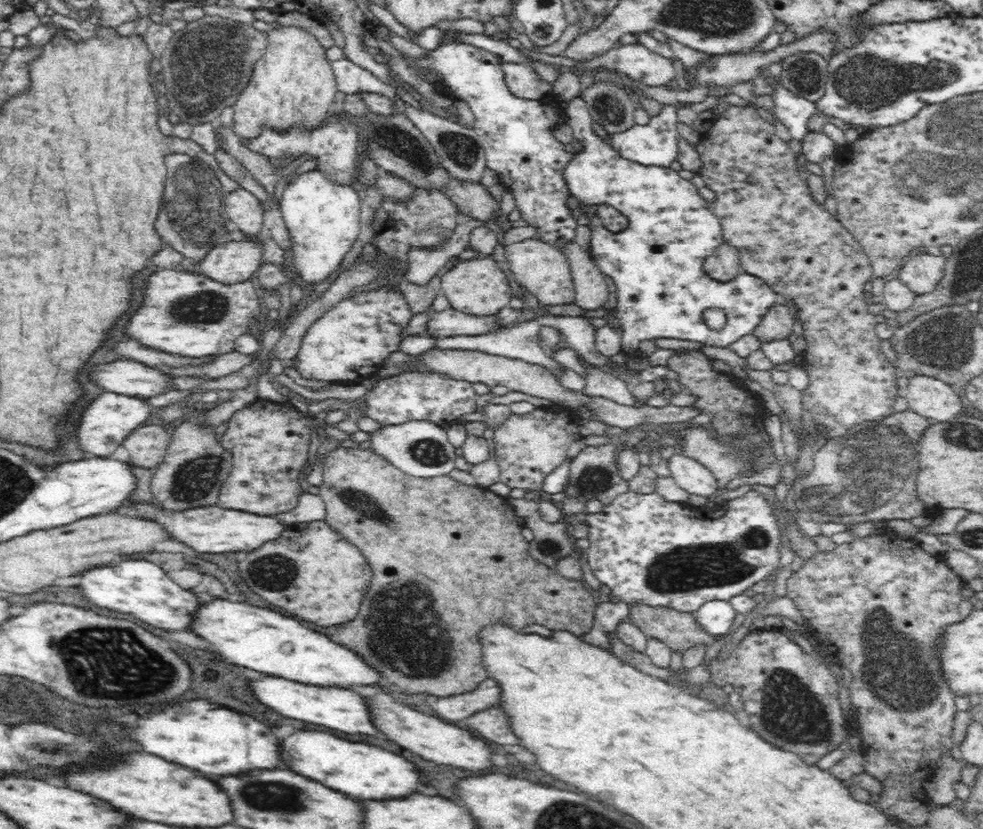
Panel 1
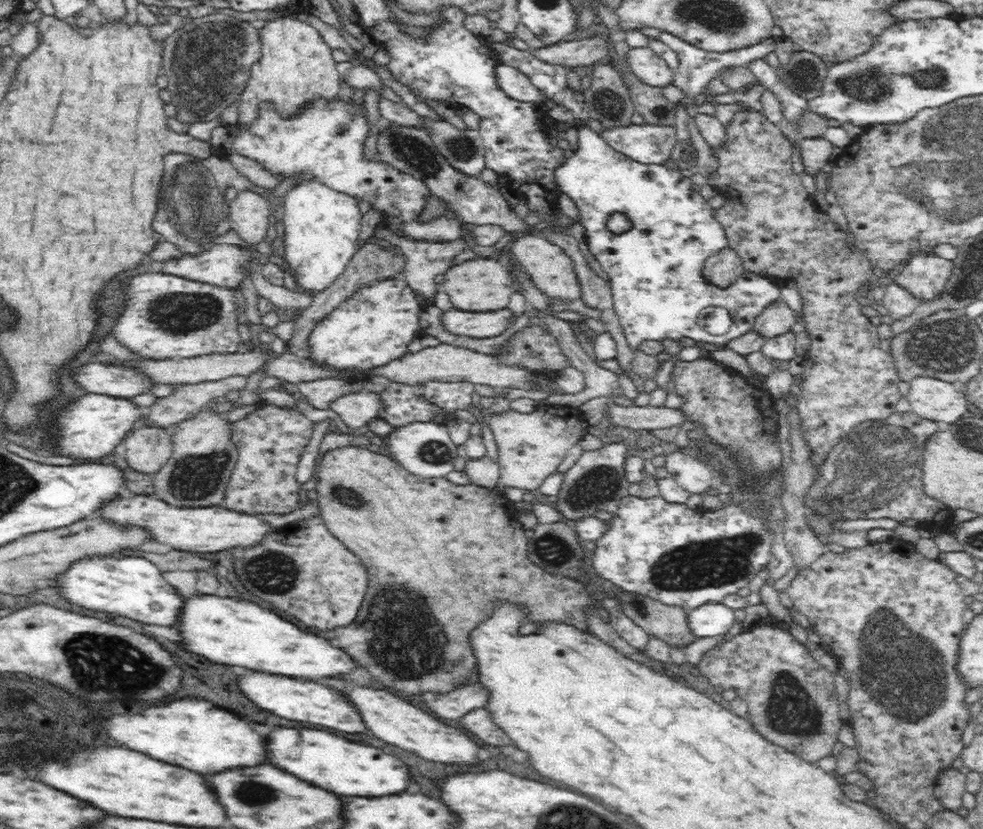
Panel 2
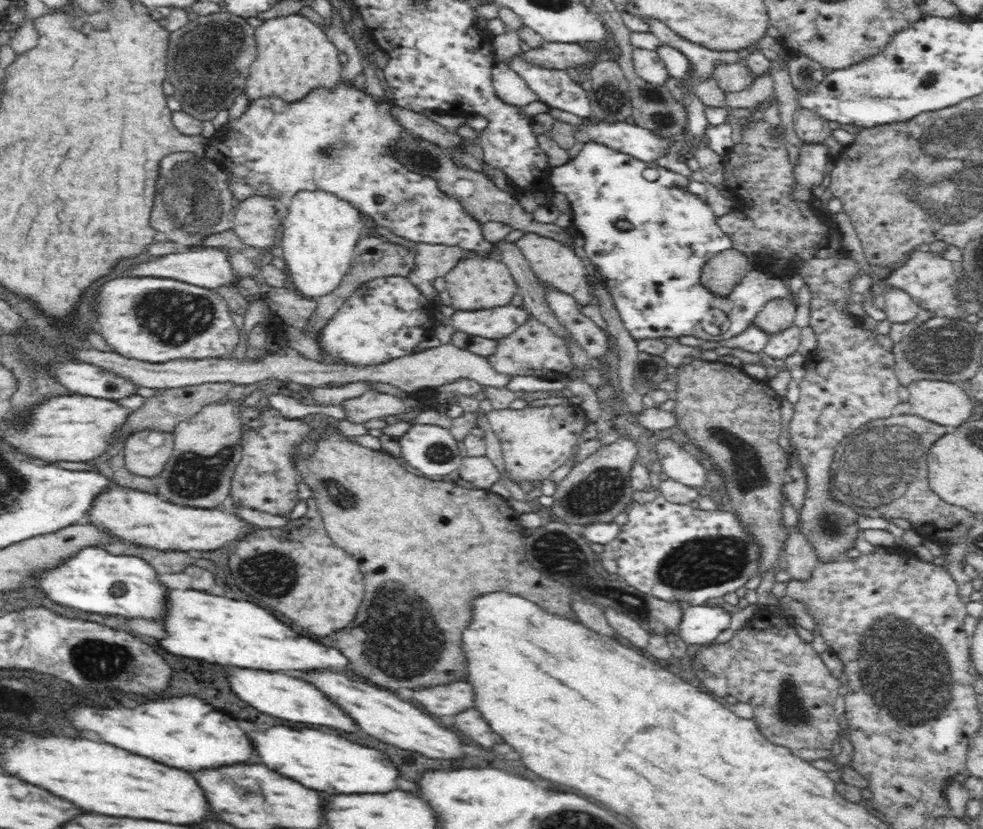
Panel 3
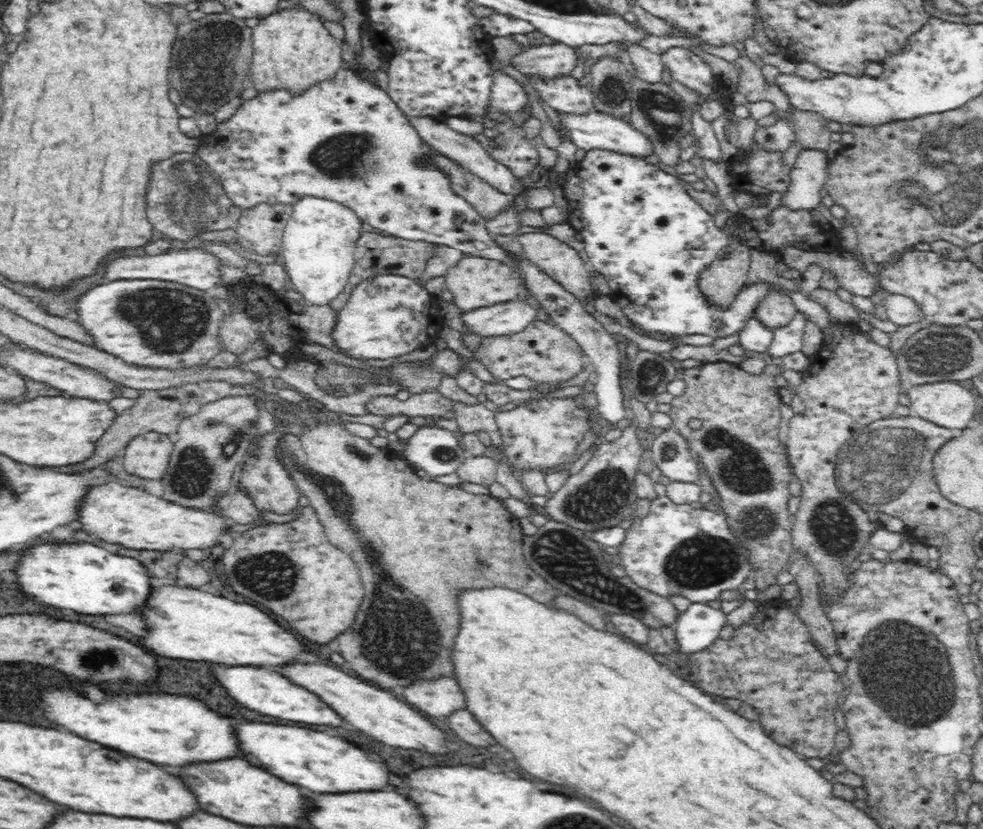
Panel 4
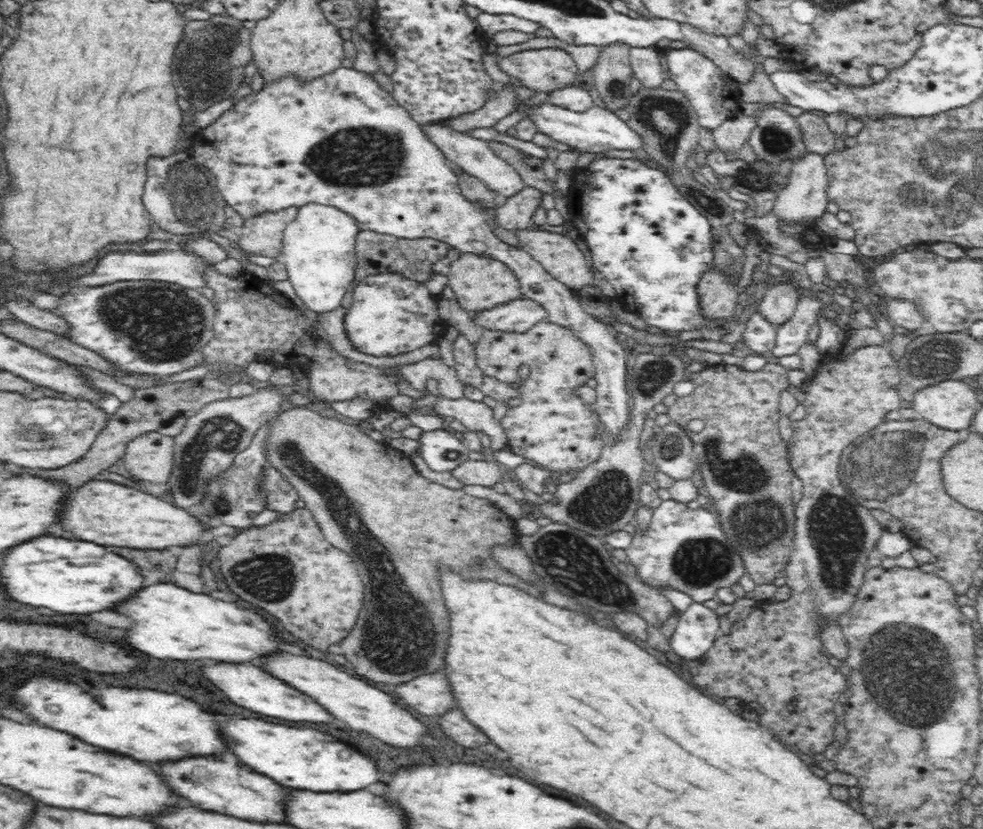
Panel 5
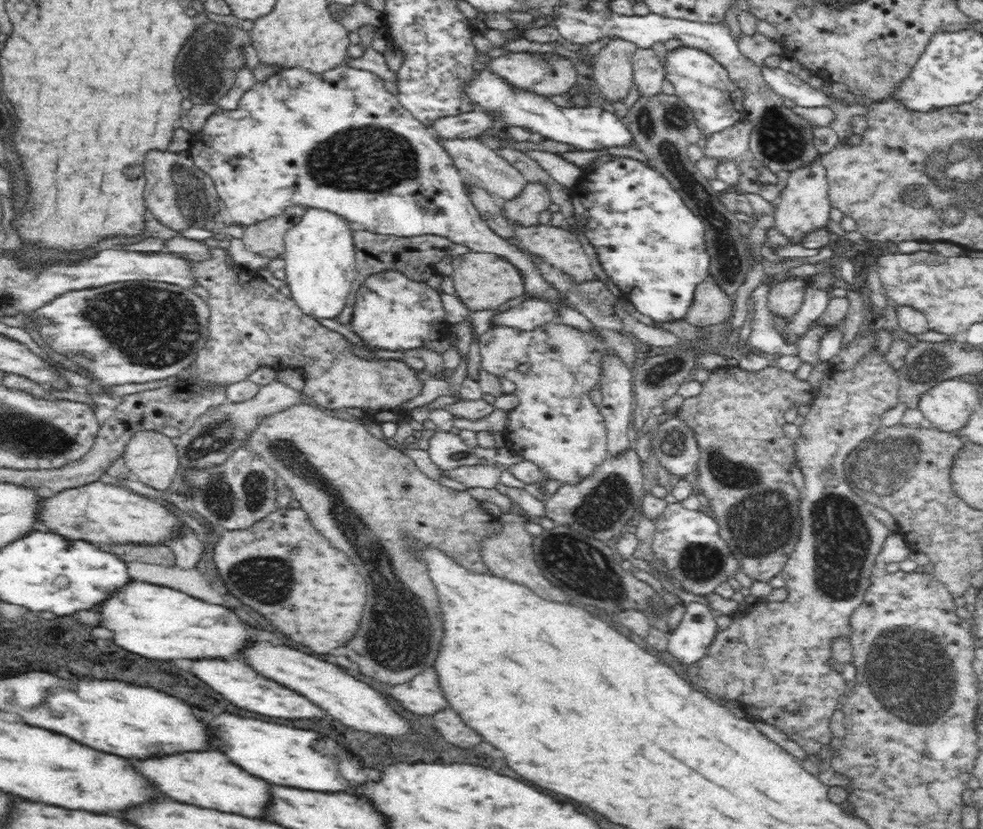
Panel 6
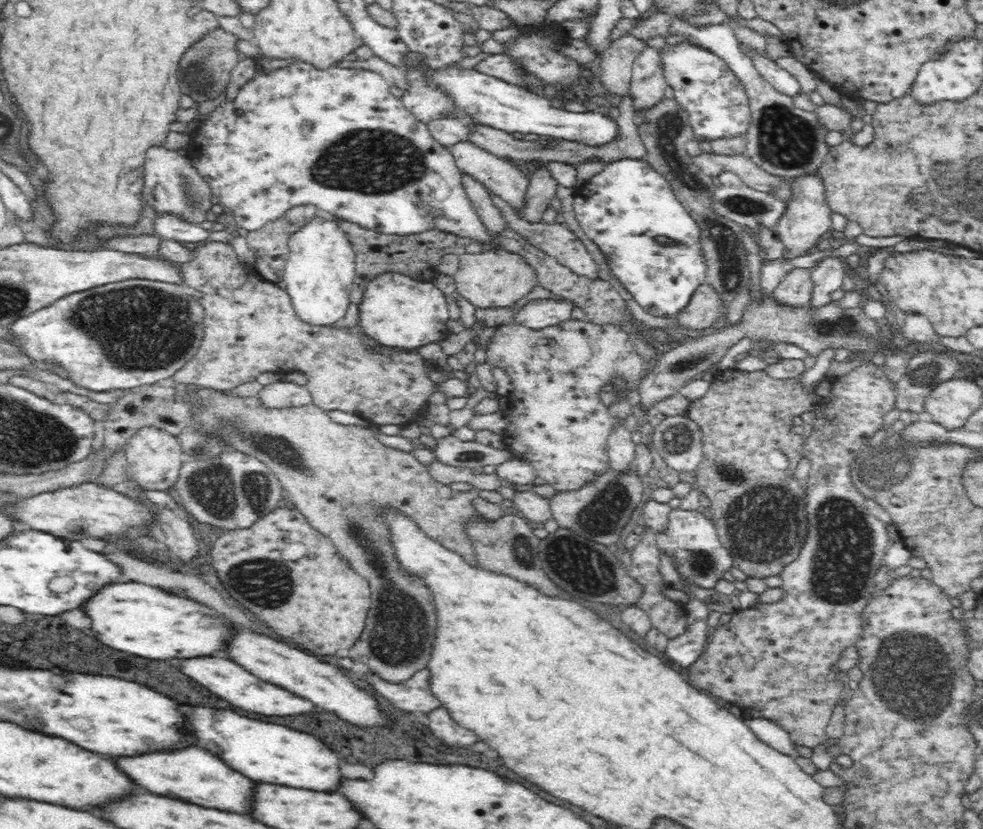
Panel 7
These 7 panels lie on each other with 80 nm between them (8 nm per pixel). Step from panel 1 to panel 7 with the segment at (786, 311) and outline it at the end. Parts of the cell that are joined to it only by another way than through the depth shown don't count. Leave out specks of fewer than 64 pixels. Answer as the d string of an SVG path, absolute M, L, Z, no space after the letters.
M794 268L779 280L772 295L782 303L796 306L807 306L812 302L814 281L808 268Z

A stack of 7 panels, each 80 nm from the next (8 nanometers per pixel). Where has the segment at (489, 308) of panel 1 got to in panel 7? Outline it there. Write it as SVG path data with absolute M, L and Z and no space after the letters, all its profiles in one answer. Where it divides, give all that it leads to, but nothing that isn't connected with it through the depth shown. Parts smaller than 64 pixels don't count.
M494 249L459 256L459 268L453 274L458 294L476 308L512 307L522 296L530 294L539 285L538 271L526 257L504 249Z

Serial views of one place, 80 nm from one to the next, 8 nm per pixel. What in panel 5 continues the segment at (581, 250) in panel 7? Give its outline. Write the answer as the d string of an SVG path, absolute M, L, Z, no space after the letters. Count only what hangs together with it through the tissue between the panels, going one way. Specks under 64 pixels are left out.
M516 229L514 231L519 240L518 246L529 252L546 271L556 280L564 283L566 287L580 291L592 285L594 280L592 266L572 238L558 232L544 230Z

